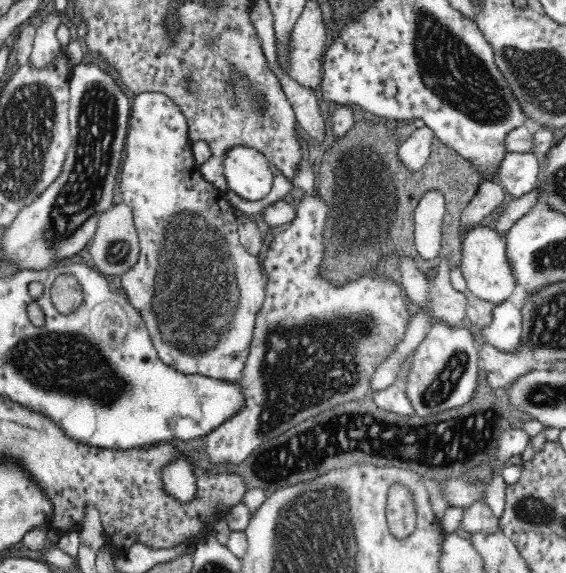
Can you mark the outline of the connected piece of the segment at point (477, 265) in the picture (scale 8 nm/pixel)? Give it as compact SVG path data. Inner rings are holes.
M476 226L466 233L462 242L460 265L472 295L496 305L508 301L519 283L508 256L508 242L504 236L494 229Z

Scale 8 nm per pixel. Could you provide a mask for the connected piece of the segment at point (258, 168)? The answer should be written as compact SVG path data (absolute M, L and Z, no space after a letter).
M236 144L228 146L222 154L222 174L226 181L226 191L234 192L244 202L256 202L264 198L272 188L273 178L269 160L259 151Z

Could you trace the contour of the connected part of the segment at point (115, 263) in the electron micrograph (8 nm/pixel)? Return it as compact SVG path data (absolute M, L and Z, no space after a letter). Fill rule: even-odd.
M126 203L112 205L110 210L100 216L96 234L91 241L88 250L94 268L103 275L110 274L110 276L117 276L118 278L125 275L137 265L141 251L132 209Z

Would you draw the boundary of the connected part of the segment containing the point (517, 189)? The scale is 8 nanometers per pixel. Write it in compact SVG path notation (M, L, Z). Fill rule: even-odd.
M508 153L502 163L499 180L511 198L520 198L538 184L541 159L536 153Z

